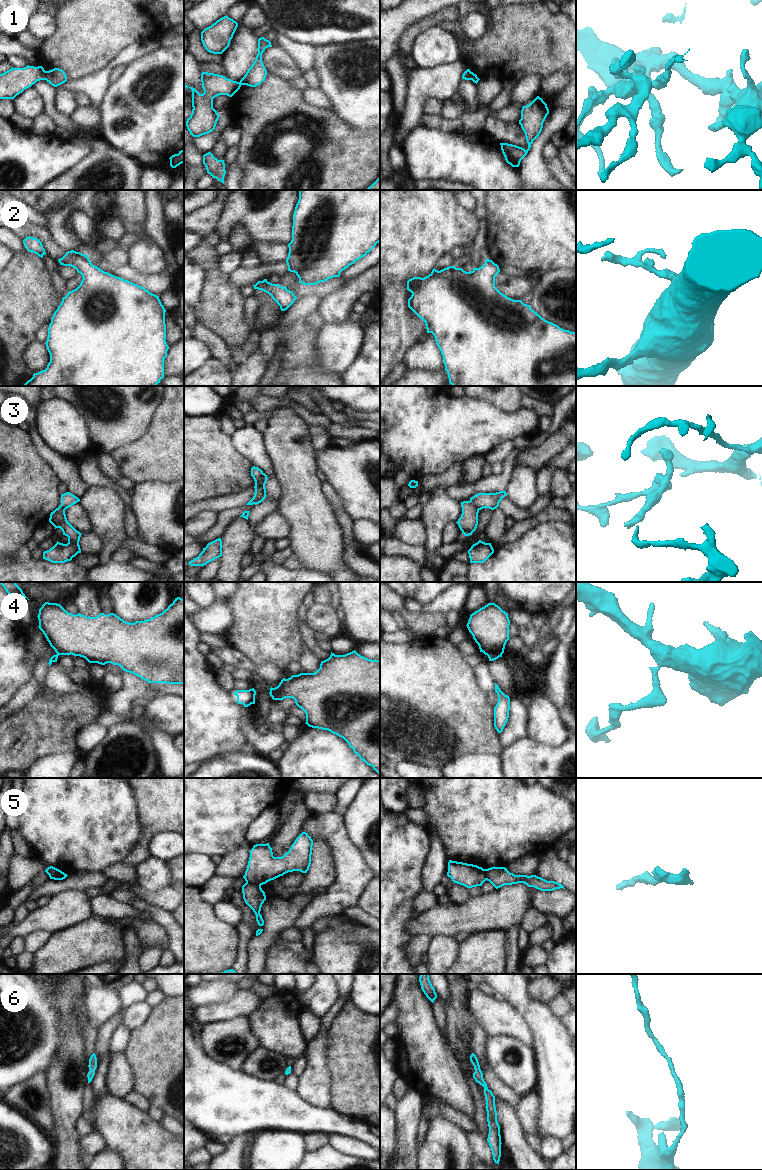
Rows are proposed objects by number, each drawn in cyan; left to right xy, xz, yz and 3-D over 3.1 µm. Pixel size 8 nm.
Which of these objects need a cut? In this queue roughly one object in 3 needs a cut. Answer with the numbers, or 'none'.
1, 3, 4, 5

